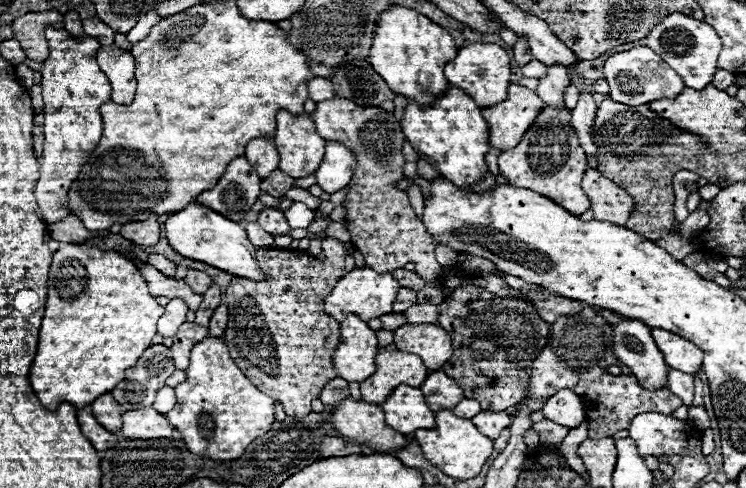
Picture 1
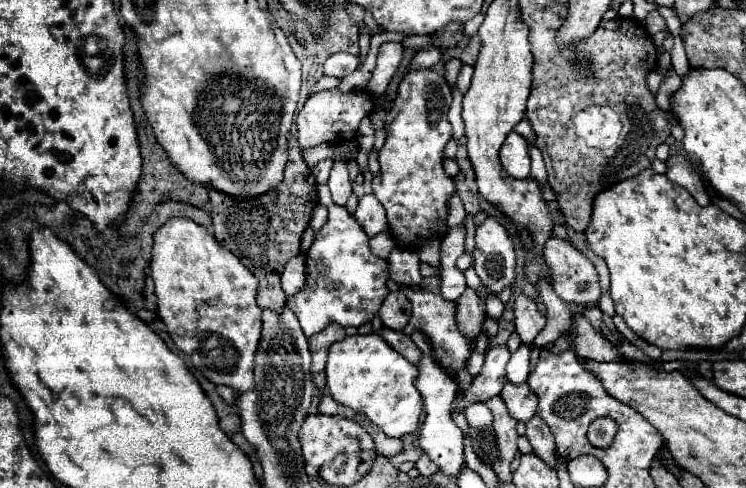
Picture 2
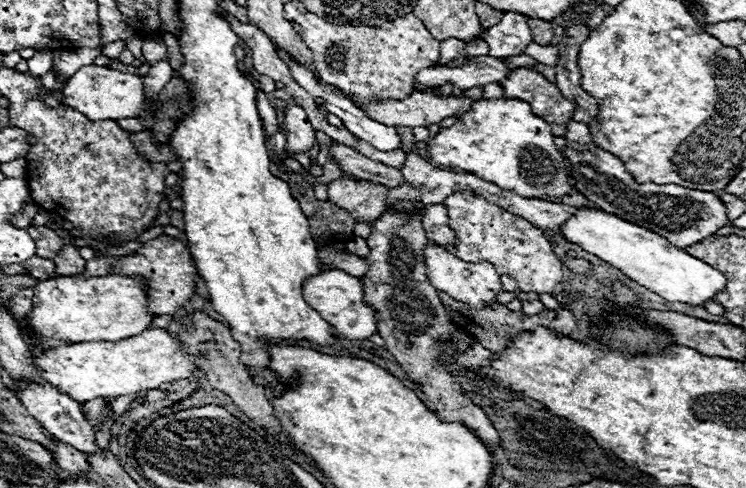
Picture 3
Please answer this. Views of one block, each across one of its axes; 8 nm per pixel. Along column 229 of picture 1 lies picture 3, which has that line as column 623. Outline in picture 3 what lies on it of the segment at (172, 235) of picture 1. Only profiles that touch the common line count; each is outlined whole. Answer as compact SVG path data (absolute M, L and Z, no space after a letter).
M578 208L562 226L560 236L582 250L596 254L600 260L608 262L610 266L622 270L628 278L638 282L640 286L656 292L668 302L686 302L692 306L702 306L704 302L712 300L726 286L726 278L716 268L696 260L688 252L672 246L662 236L630 224L628 220L620 220L604 210L594 208Z

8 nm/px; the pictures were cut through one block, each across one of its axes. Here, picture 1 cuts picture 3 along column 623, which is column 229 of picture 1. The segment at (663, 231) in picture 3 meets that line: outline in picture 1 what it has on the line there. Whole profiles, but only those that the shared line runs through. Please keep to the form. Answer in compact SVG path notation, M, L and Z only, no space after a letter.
M238 156L230 160L216 186L204 190L196 200L200 200L200 204L208 204L208 208L228 216L230 220L240 222L258 200L260 182L260 176L250 166L246 156Z

